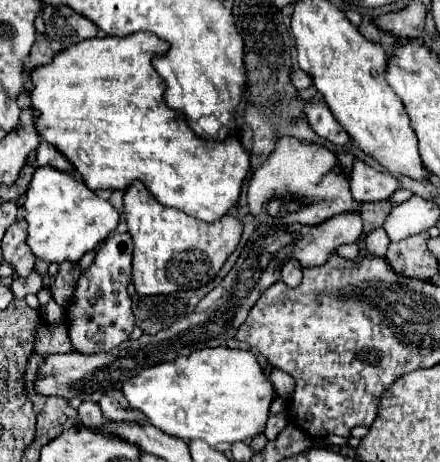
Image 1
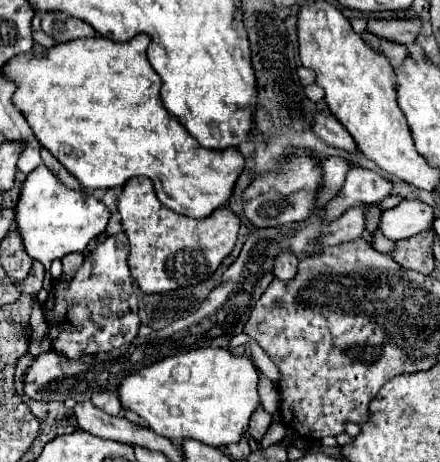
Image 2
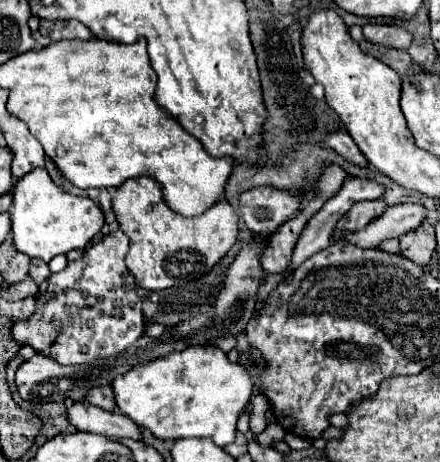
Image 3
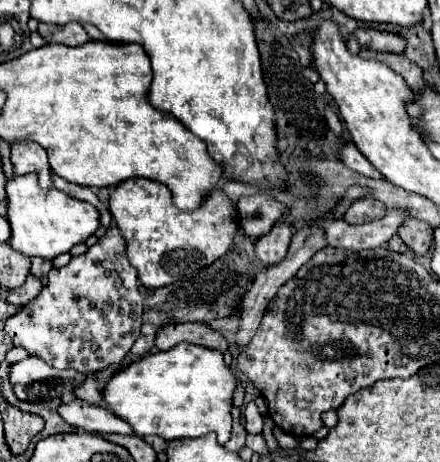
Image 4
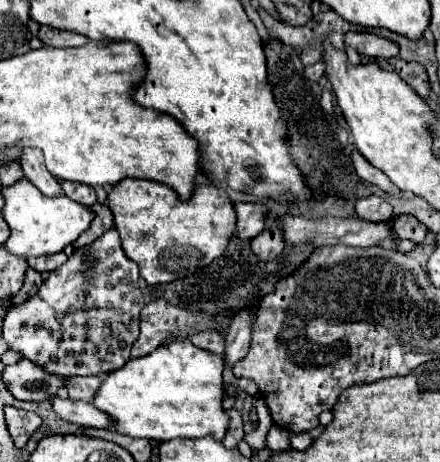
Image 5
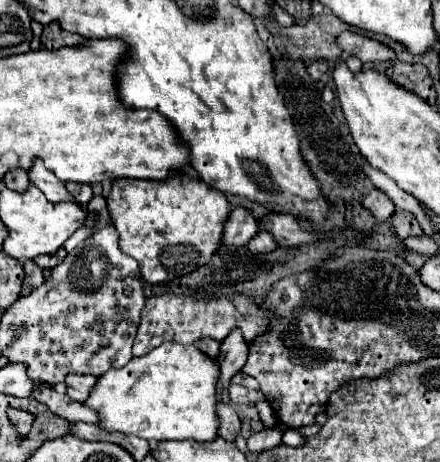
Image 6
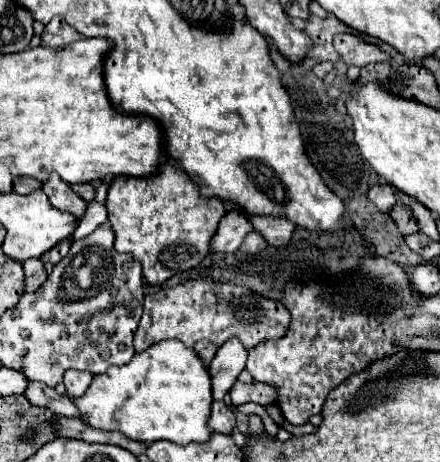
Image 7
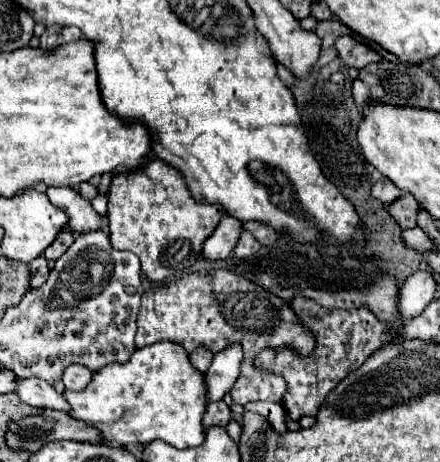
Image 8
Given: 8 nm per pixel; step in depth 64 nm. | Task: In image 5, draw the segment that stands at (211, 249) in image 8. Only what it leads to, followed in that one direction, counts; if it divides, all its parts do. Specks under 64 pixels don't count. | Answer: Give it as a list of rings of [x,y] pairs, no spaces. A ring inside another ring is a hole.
[[[236,202],[236,236],[240,240],[256,238],[268,224],[268,206],[262,202]]]

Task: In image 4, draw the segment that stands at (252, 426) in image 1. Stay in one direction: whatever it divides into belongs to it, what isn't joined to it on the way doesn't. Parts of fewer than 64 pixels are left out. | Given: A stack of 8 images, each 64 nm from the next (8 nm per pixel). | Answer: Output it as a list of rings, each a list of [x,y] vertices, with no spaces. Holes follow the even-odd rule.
[[[180,342],[174,348],[166,352],[152,352],[144,358],[136,360],[134,364],[128,364],[124,370],[120,370],[104,390],[104,402],[110,406],[114,414],[118,414],[122,420],[126,420],[138,436],[156,434],[164,440],[176,440],[176,438],[198,438],[208,432],[214,432],[218,436],[218,444],[226,444],[230,440],[232,432],[232,408],[234,408],[234,390],[238,388],[240,378],[232,372],[232,368],[226,366],[224,354],[220,350],[210,350],[198,344]]]

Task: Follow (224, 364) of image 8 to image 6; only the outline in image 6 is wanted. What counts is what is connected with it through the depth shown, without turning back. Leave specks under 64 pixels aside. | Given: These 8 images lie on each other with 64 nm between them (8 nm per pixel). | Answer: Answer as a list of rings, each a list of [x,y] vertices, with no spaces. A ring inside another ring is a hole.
[[[234,328],[228,338],[222,340],[220,346],[220,356],[218,356],[218,364],[220,364],[220,382],[218,382],[218,398],[220,398],[220,390],[224,386],[228,386],[230,378],[234,374],[238,374],[238,370],[246,364],[248,358],[248,344],[240,332],[240,328]]]

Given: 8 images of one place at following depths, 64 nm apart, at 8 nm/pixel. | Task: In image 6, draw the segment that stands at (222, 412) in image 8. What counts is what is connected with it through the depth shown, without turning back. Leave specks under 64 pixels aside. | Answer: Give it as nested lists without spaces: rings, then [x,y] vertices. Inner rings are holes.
[[[220,402],[218,404],[218,416],[220,416],[220,436],[226,442],[234,442],[236,436],[240,434],[240,424],[242,424],[234,406]]]

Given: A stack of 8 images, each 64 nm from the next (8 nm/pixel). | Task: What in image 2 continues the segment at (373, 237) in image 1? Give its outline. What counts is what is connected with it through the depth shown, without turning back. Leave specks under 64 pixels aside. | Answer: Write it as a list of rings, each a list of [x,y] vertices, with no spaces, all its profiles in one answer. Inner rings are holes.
[[[376,232],[376,238],[372,238],[372,248],[378,250],[378,252],[386,252],[386,254],[390,254],[392,248],[394,248],[394,242],[388,240],[386,236],[382,236],[380,232]]]

